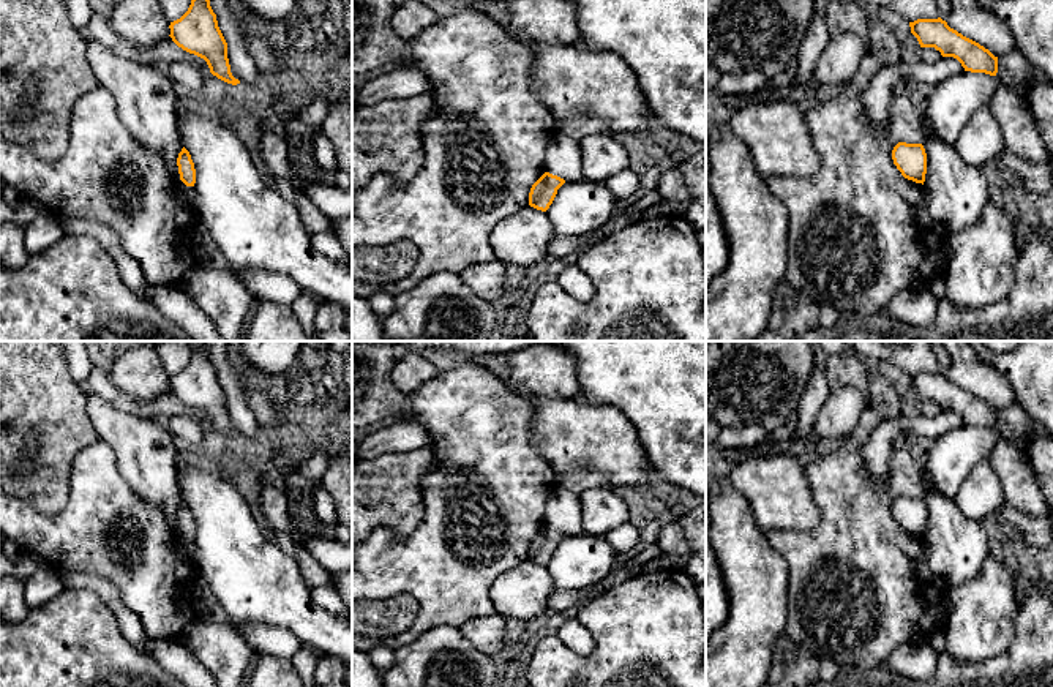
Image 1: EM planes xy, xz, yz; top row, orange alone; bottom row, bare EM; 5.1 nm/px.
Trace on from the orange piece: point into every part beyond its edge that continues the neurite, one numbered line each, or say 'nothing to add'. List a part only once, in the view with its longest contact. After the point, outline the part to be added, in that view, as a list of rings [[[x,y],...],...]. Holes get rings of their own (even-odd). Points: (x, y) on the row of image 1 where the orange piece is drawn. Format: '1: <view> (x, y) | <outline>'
nothing to add

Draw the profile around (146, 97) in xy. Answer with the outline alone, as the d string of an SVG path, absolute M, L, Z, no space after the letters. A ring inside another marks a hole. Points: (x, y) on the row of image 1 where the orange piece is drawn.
M92 38L87 55L99 82L115 96L117 114L136 141L161 153L175 196L197 216L194 186L180 180L177 158L183 148L177 123L178 88L161 68L118 55Z

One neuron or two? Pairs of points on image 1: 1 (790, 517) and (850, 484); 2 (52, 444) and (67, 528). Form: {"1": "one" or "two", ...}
{"1": "two", "2": "two"}

